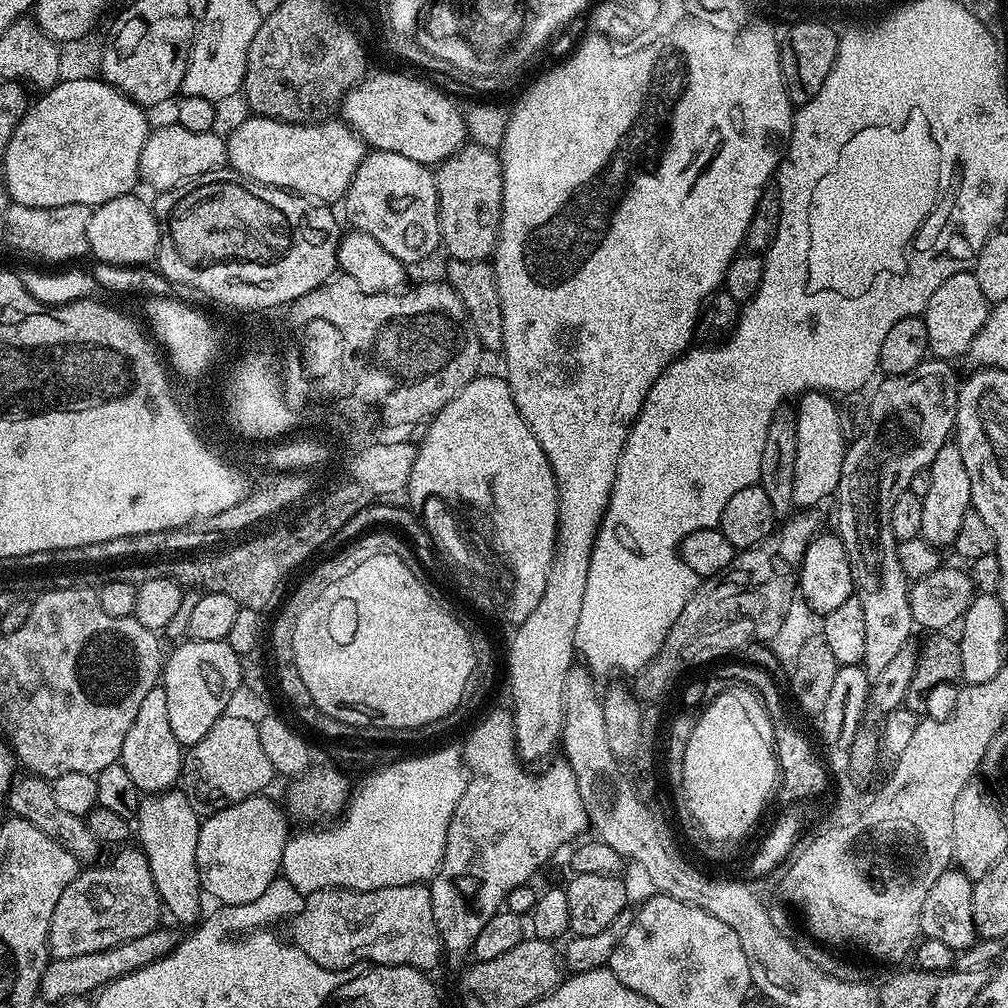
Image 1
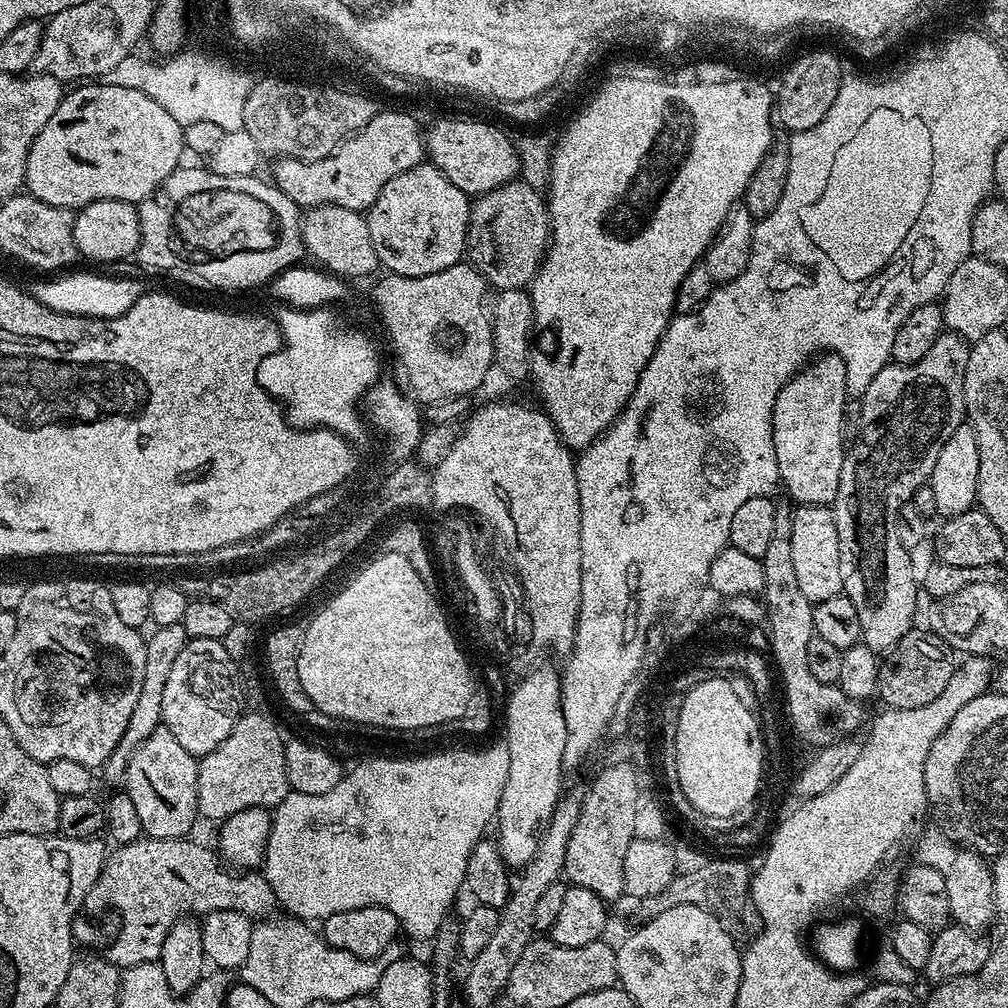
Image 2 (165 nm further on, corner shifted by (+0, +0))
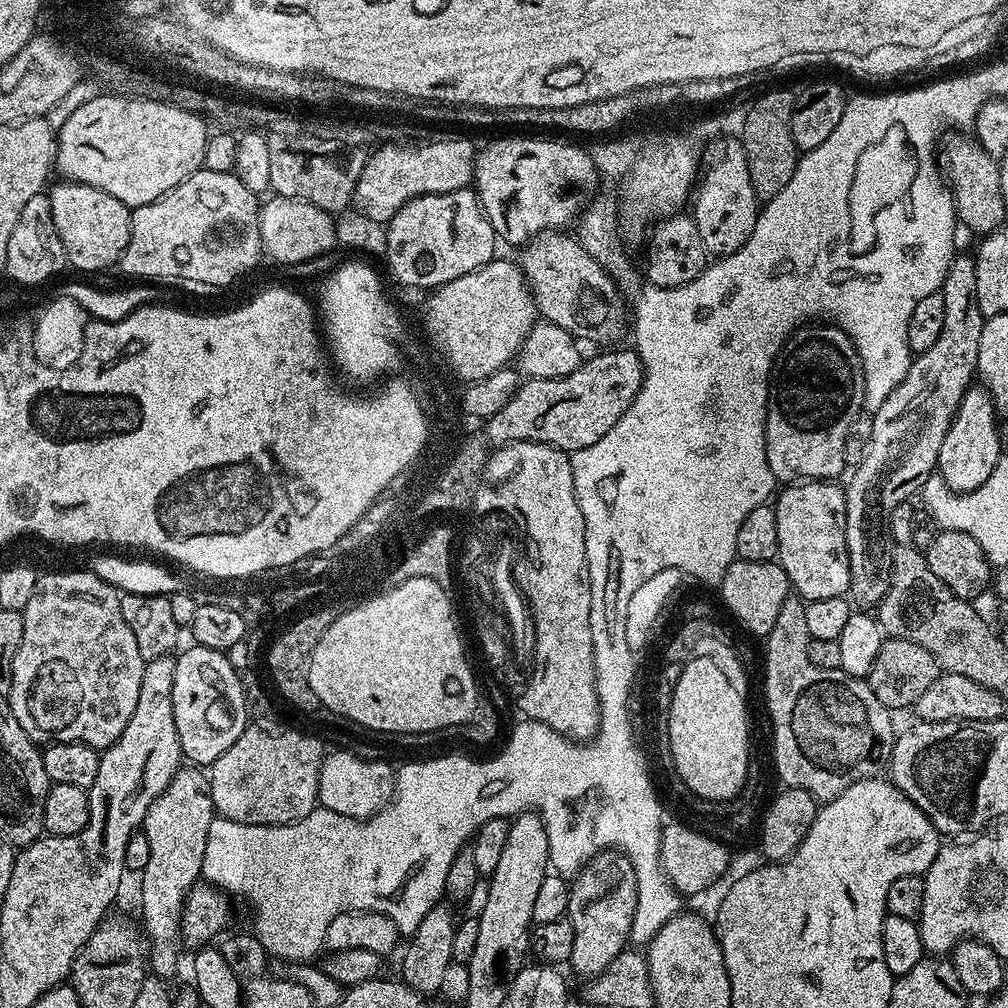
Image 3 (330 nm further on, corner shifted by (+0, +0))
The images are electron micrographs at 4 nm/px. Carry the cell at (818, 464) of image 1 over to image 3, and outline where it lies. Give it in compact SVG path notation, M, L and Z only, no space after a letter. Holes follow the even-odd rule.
M812 322L807 326L801 326L788 337L788 343L784 345L779 356L772 365L772 374L768 382L768 413L764 423L764 449L766 450L766 462L770 470L780 482L800 482L805 480L826 480L829 482L837 479L836 475L846 468L844 462L844 447L848 437L849 427L856 420L861 419L864 412L864 375L862 374L863 360L858 358L854 342L842 329L827 322Z

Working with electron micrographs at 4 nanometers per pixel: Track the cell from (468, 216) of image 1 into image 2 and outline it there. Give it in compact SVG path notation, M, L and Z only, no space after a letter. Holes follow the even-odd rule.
M517 178L494 190L483 192L482 195L471 201L471 205L472 209L468 219L467 263L480 271L493 289L527 289L544 260L544 254L548 250L552 234L552 226L548 222L548 206L545 197L537 189L529 186L523 178Z

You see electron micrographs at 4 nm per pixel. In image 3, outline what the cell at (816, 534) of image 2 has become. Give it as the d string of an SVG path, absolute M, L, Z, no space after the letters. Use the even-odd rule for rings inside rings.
M826 480L792 482L774 500L778 518L778 562L786 570L795 595L805 601L838 598L852 587L850 554L846 550L846 498L844 488L838 485Z

